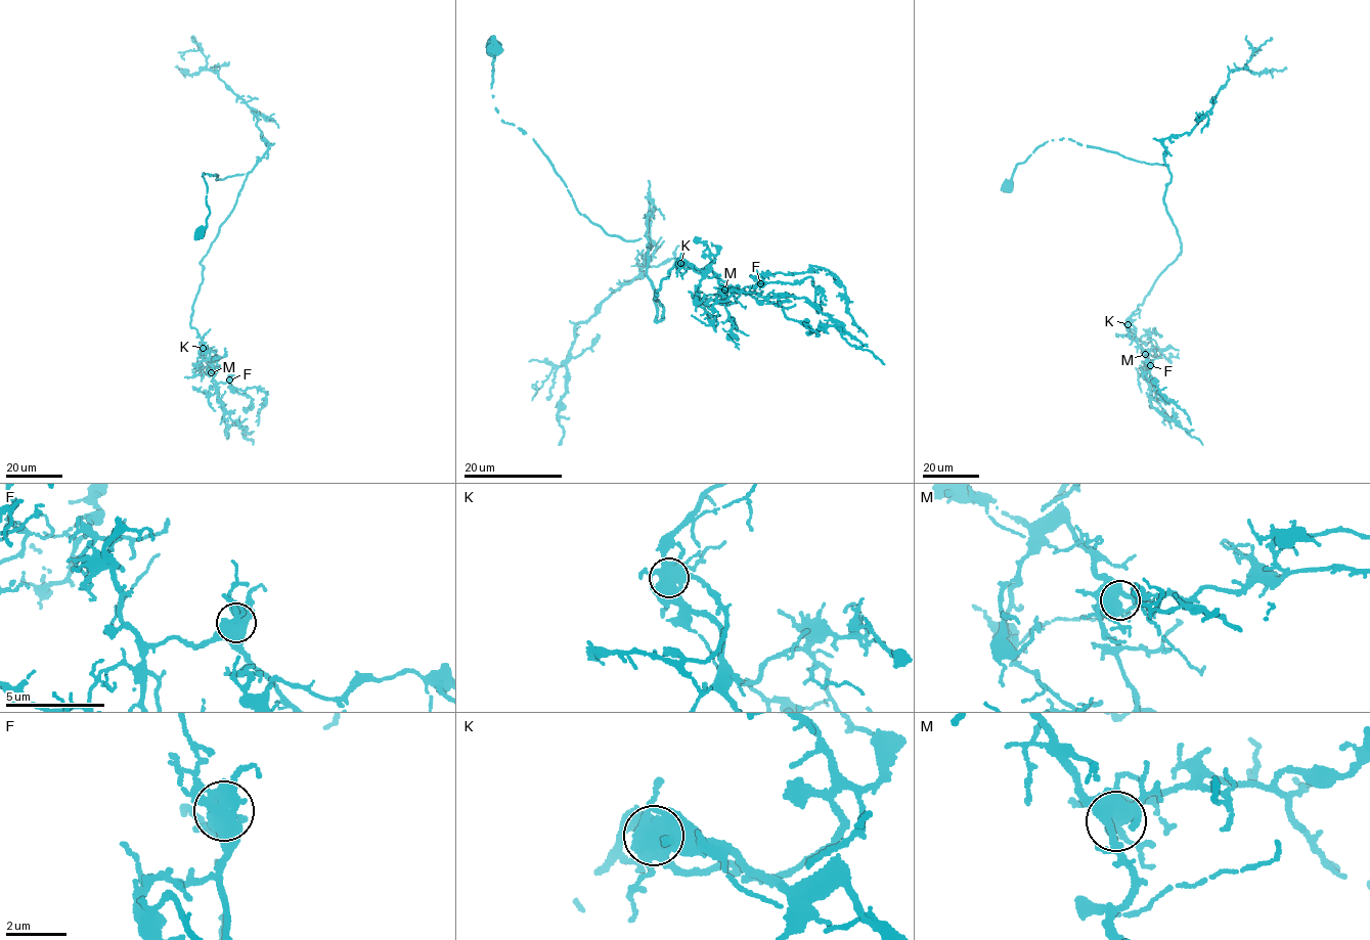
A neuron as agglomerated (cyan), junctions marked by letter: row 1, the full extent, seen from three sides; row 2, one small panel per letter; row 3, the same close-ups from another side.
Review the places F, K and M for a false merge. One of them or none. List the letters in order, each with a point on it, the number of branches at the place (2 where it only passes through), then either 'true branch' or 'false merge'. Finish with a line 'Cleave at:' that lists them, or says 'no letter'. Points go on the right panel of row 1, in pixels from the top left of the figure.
F: at (1150, 365); 6 branches meet; true branch
K: at (1128, 324); 7 branches meet; true branch
M: at (1145, 354); 8 branches meet; true branch
Cleave at: no letter

